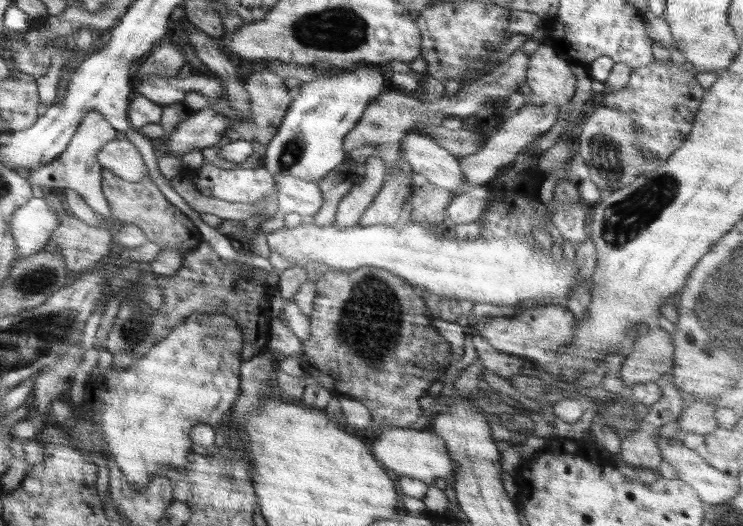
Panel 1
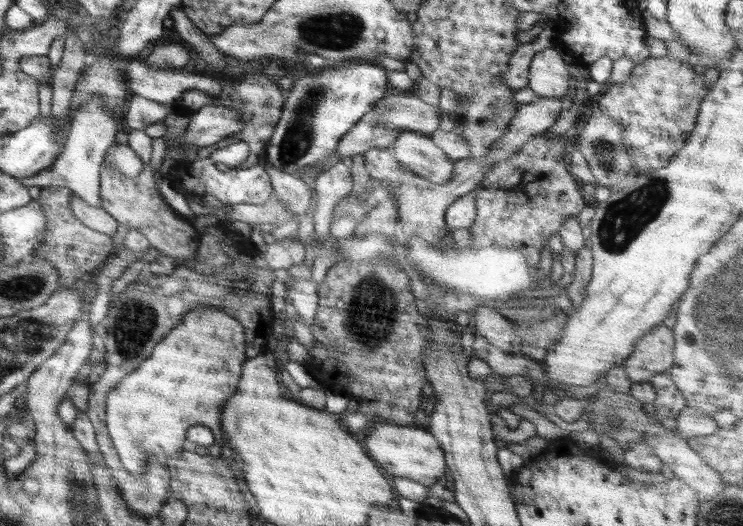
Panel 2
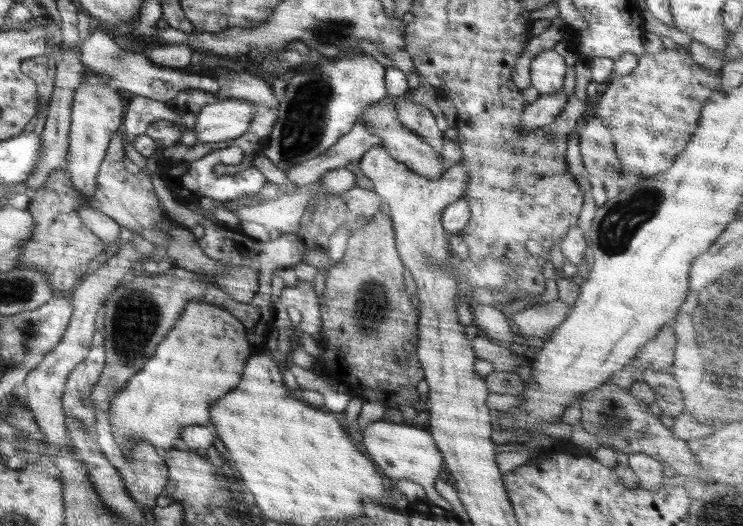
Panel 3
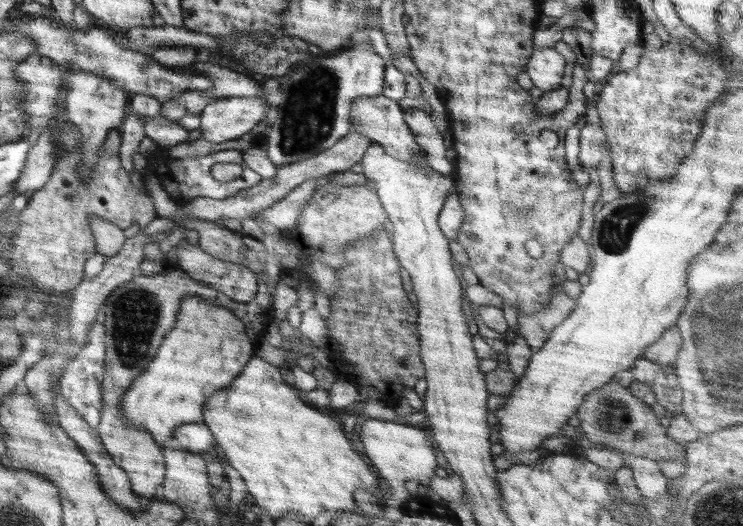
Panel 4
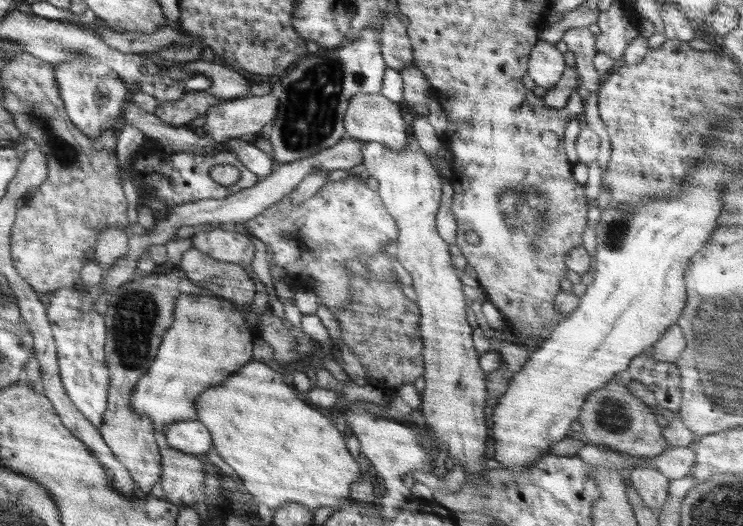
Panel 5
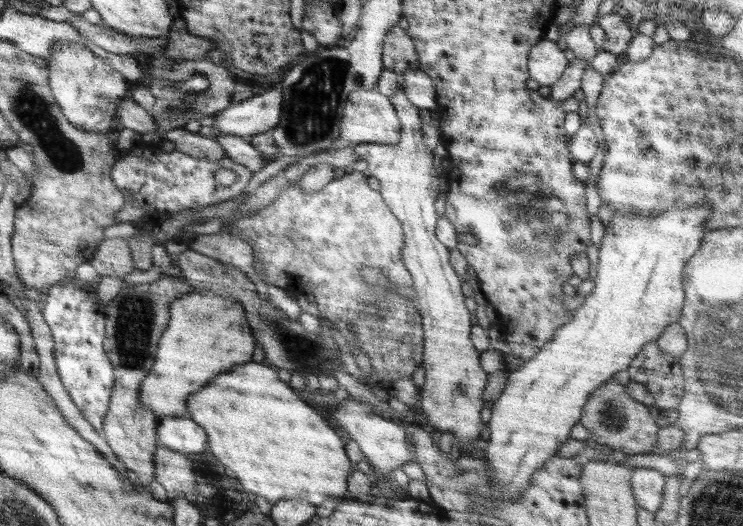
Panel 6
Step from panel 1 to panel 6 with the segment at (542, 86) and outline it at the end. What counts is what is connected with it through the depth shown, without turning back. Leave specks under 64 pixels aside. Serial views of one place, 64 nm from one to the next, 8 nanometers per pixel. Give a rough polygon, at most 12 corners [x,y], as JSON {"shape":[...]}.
{"shape":[[554,40],[529,52],[529,79],[552,86],[569,66]]}

